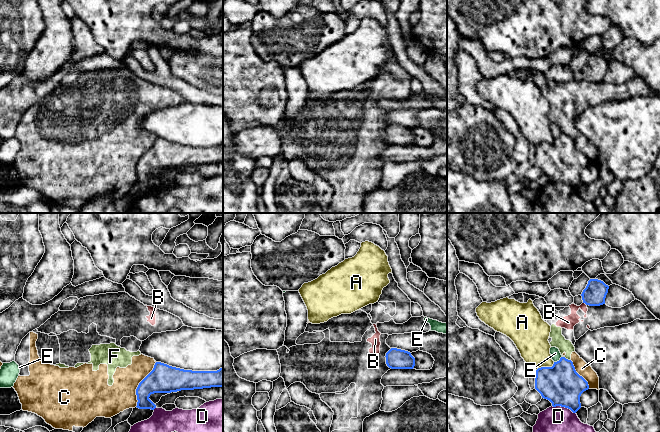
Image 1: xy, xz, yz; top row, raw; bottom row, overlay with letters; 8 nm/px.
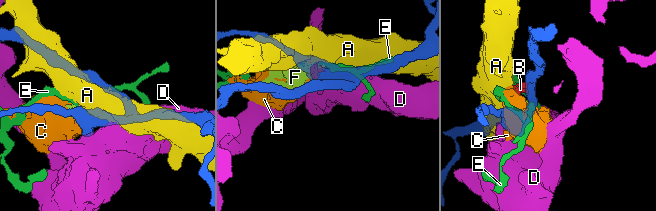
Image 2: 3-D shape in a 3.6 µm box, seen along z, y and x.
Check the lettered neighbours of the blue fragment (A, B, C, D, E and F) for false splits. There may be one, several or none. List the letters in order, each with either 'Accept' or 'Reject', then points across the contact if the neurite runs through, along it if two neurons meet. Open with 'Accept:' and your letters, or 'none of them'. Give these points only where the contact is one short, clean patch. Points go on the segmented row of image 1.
Accept: none of them
A: Reject
B: Reject. Boundary: yz (583, 302), (586, 305)
C: Reject
D: Reject
E: Reject. Boundary: yz (561, 356), (554, 362)
F: Reject. Boundary: yz (562, 356), (570, 360)

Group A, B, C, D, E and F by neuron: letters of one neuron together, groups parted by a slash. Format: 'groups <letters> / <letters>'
groups A / B C F / D / E

